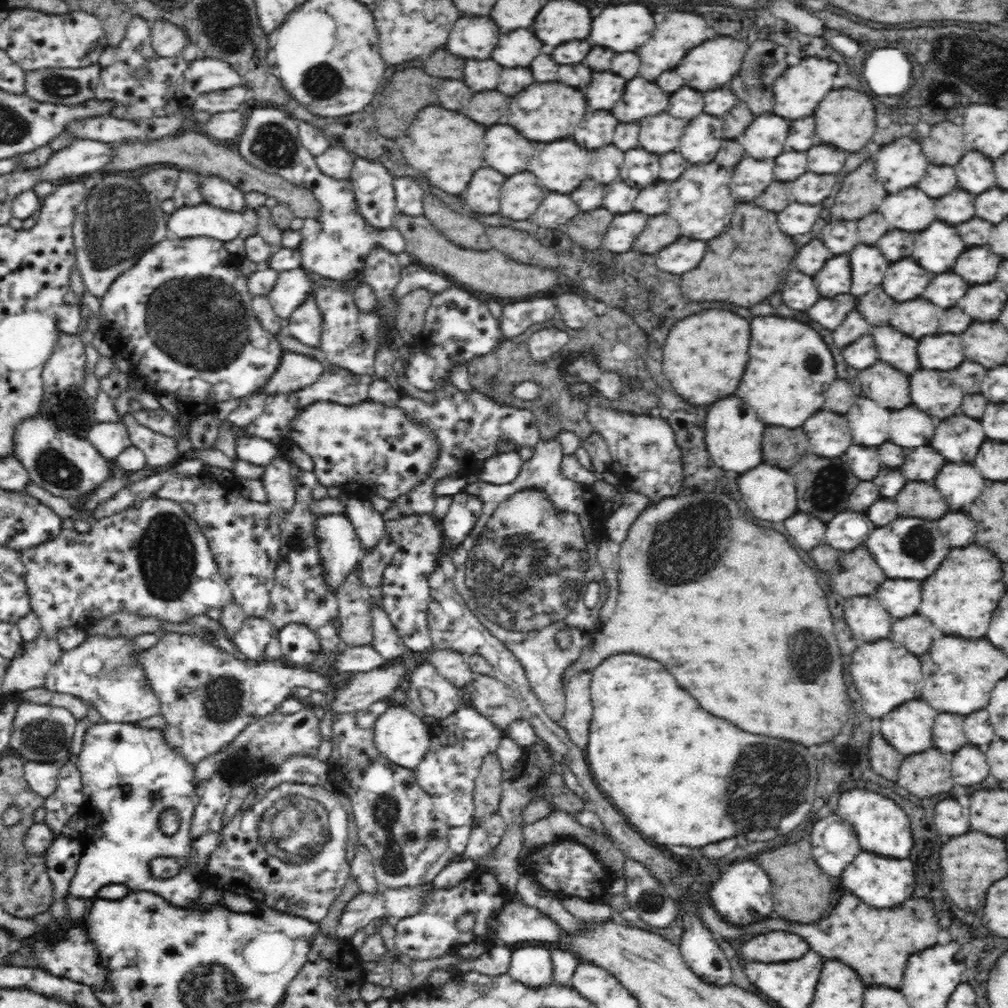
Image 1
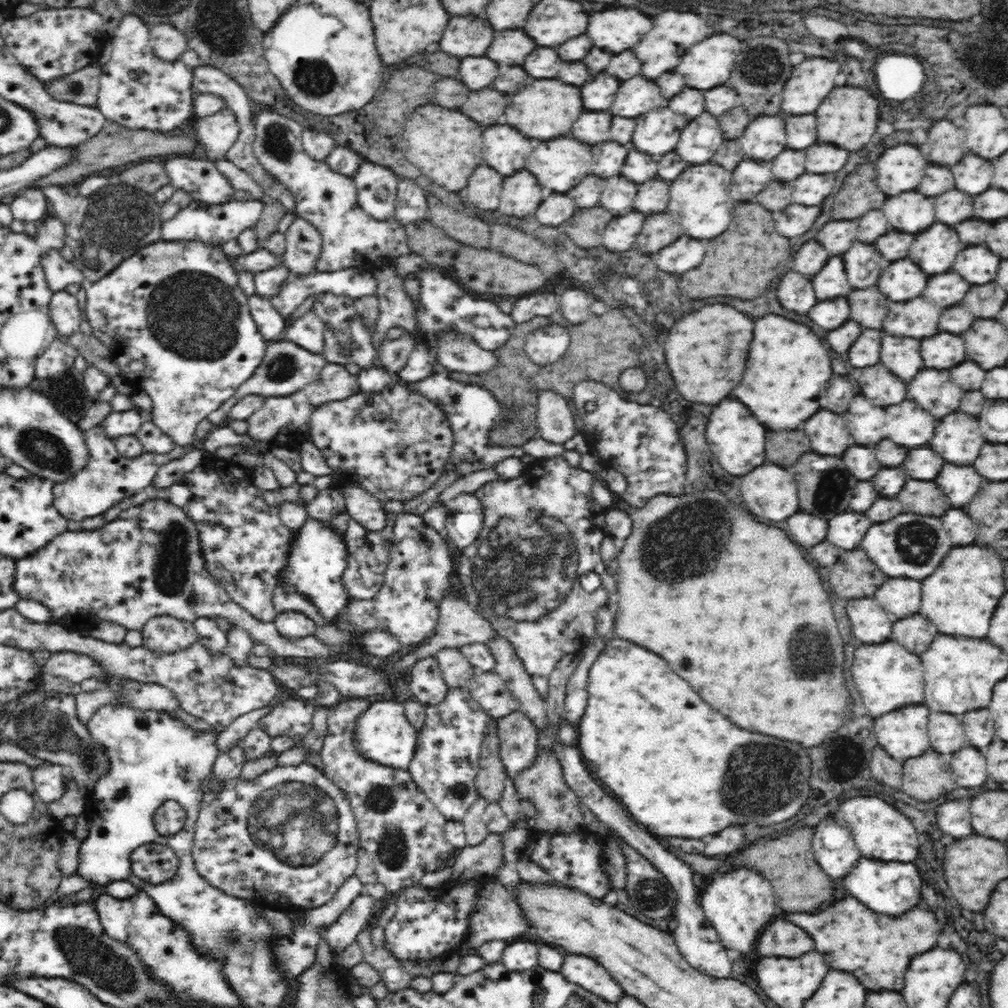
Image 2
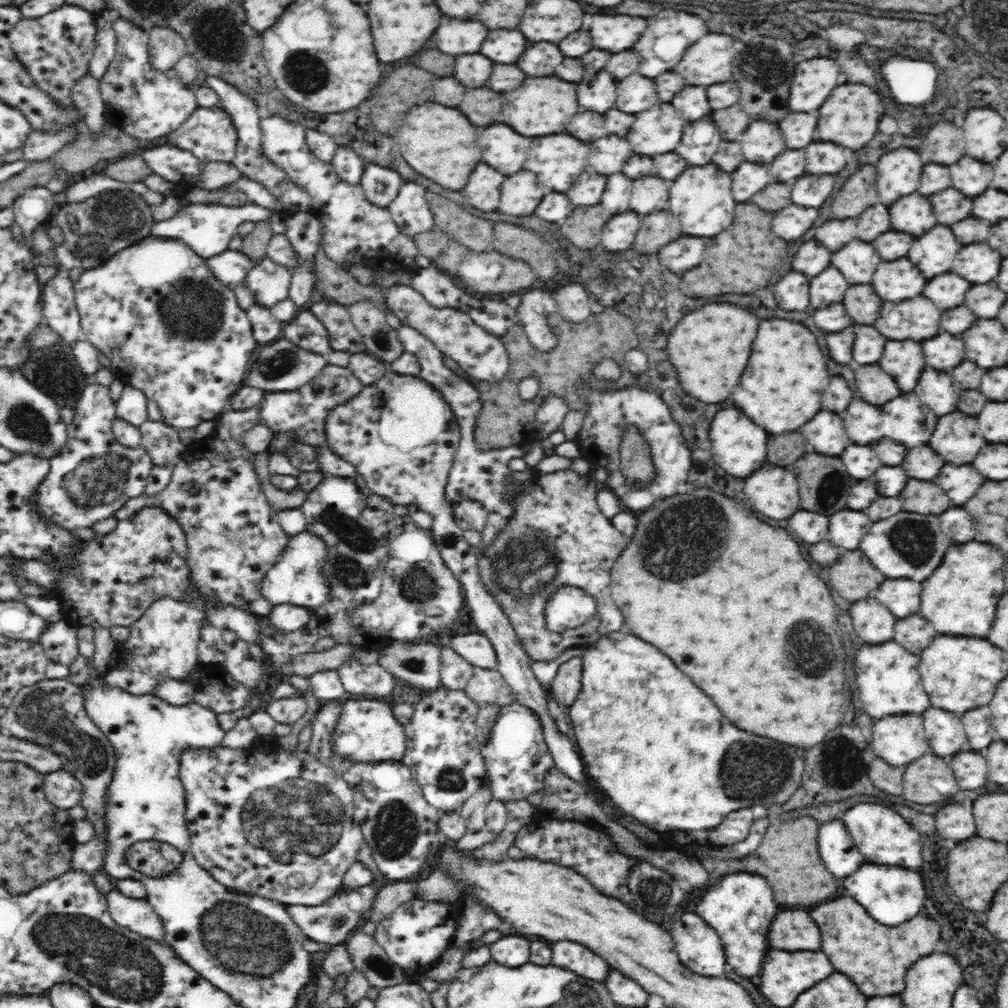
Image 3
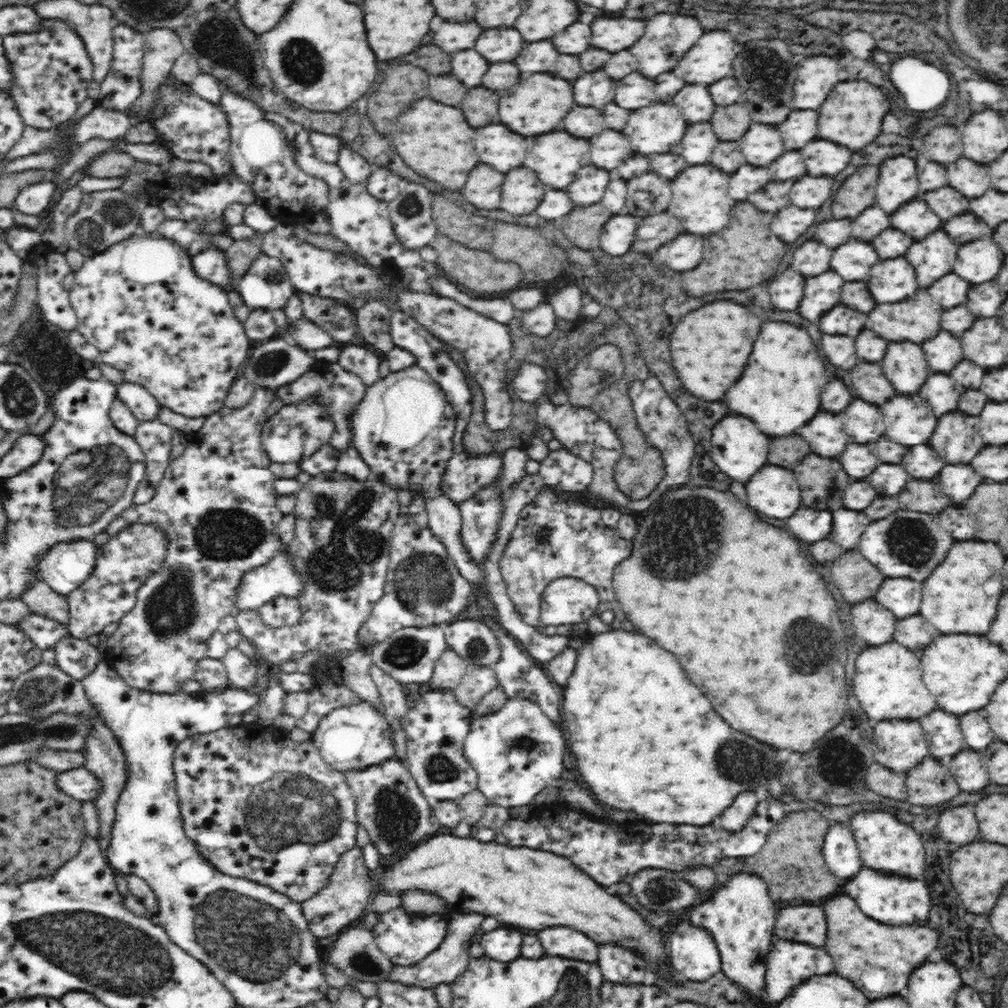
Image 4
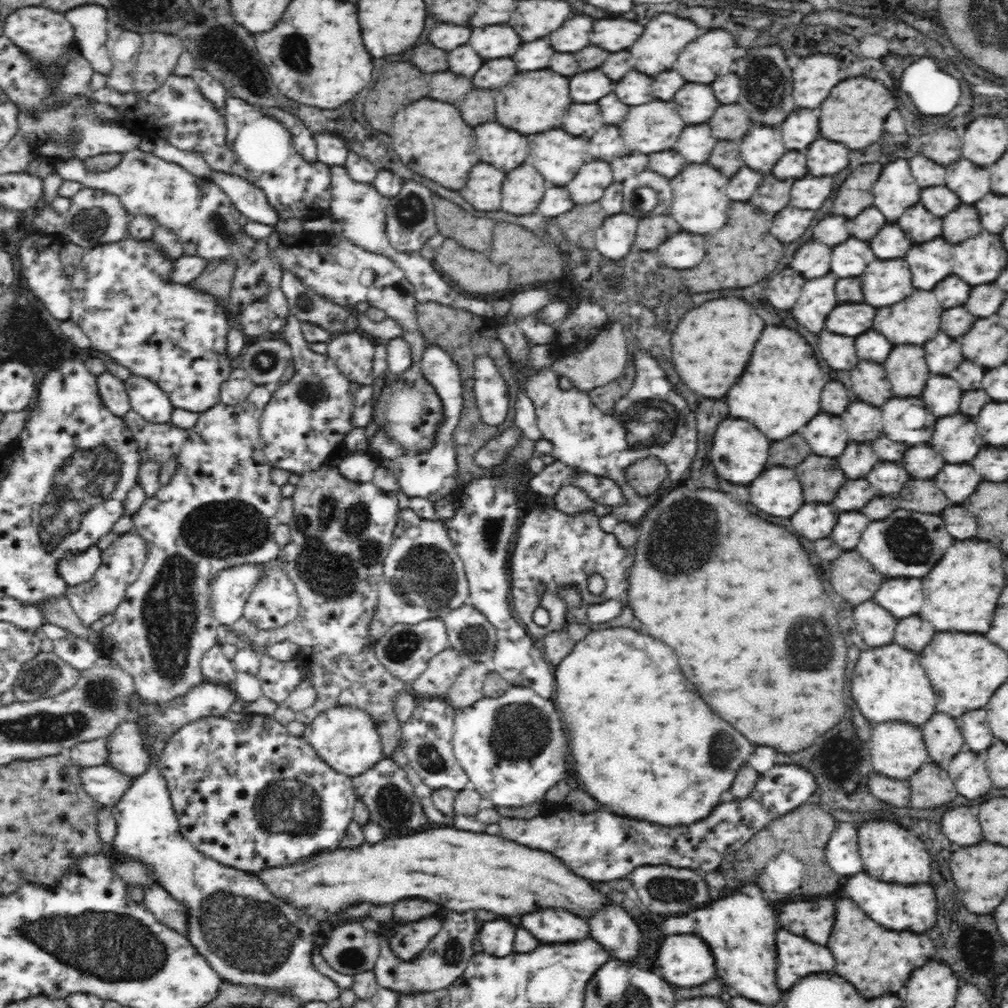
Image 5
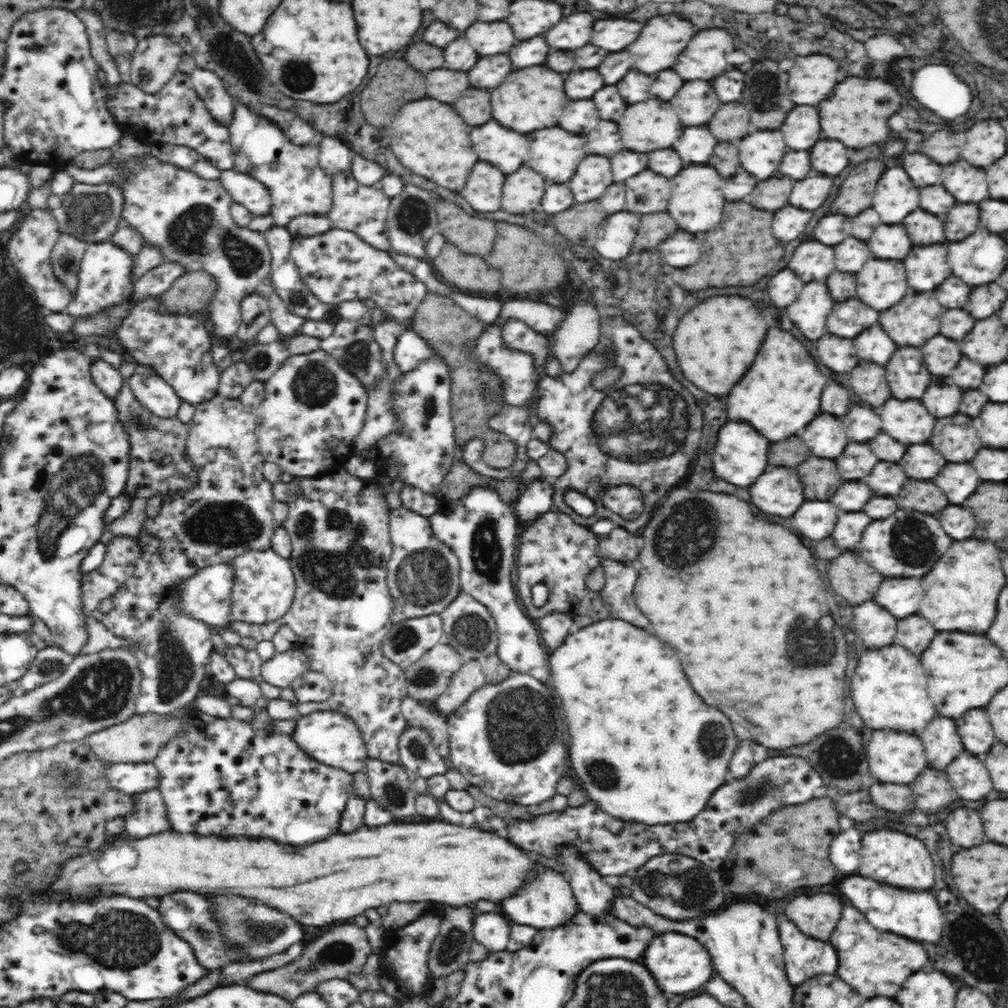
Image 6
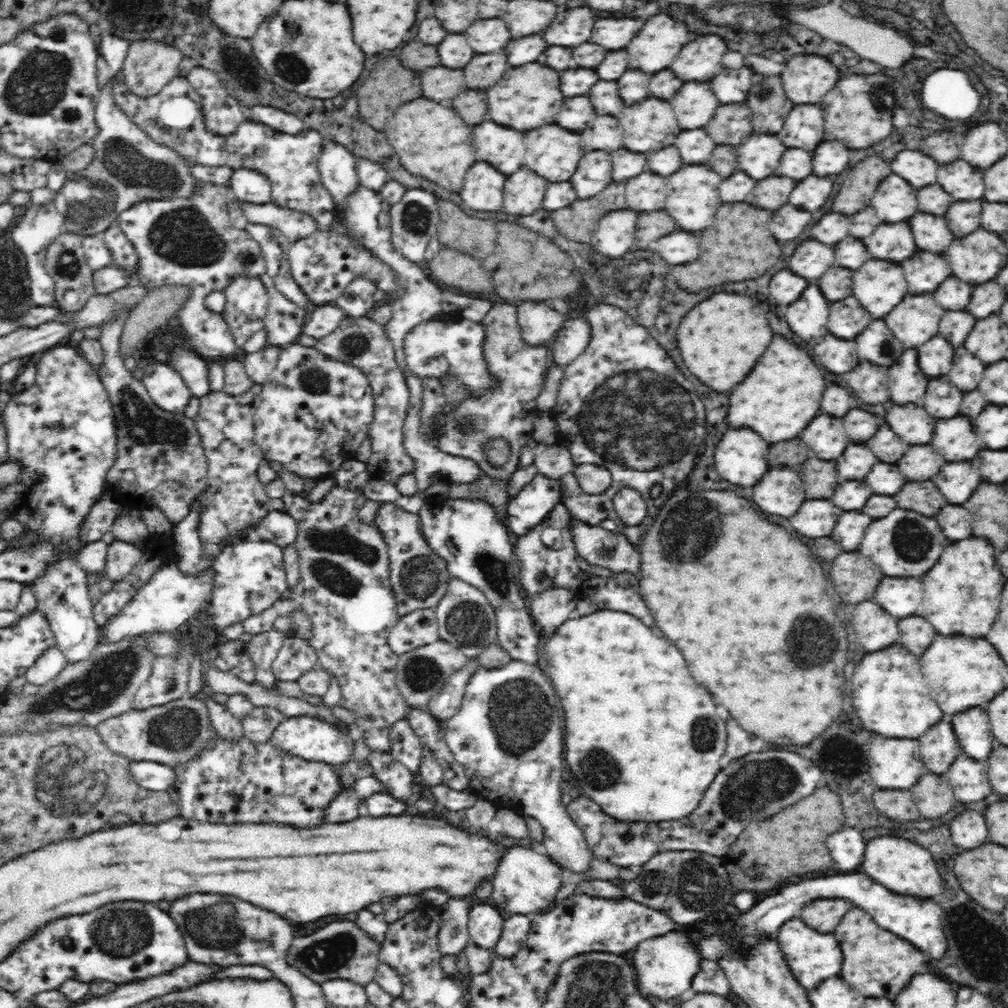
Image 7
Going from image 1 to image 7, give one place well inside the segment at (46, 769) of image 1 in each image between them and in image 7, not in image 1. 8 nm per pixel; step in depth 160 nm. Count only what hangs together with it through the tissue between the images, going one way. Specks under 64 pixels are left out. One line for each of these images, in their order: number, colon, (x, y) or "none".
2: (47, 778)
3: (60, 788)
4: (79, 783)
5: (105, 785)
6: (130, 778)
7: (150, 775)

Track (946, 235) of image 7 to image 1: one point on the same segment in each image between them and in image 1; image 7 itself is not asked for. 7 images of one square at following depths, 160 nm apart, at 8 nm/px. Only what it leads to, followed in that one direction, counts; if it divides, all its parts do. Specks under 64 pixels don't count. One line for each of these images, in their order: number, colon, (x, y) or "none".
1: (912, 210)
2: (911, 212)
3: (913, 214)
4: (916, 220)
5: (916, 222)
6: (923, 228)

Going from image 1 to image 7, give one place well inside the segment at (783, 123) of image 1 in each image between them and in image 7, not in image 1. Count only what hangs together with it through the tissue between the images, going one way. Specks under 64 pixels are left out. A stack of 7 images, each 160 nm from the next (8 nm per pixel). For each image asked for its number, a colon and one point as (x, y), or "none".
2: (764, 139)
3: (762, 141)
4: (762, 144)
5: (763, 148)
6: (760, 153)
7: (759, 155)

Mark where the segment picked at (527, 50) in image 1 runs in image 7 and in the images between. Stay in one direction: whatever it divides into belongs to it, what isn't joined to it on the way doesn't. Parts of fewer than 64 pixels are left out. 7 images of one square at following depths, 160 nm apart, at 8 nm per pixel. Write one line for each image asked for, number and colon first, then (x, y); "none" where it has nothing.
2: (511, 47)
3: (505, 46)
4: (496, 45)
5: (490, 42)
6: (488, 38)
7: (485, 36)

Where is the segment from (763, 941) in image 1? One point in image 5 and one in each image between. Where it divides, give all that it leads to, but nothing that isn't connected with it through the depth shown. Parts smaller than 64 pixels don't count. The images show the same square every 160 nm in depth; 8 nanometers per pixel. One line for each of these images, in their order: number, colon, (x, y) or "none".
2: (781, 939)
3: (795, 930)
4: (798, 923)
5: (809, 919)

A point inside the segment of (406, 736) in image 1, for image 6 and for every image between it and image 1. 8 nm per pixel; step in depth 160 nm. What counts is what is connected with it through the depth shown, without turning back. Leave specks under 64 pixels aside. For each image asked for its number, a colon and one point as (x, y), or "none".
2: (383, 734)
3: (367, 731)
4: (357, 736)
5: (346, 737)
6: (333, 738)

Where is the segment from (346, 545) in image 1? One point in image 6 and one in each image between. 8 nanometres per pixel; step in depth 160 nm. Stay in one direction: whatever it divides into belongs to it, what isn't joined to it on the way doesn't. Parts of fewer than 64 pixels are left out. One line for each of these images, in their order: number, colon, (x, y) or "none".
2: (315, 566)
3: (297, 578)
4: (279, 578)
5: (231, 588)
6: (206, 595)

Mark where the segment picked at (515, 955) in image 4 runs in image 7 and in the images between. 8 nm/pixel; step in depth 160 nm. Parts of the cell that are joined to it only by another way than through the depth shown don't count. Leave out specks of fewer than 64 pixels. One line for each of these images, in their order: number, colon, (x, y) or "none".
5: (497, 937)
6: (492, 931)
7: (485, 926)

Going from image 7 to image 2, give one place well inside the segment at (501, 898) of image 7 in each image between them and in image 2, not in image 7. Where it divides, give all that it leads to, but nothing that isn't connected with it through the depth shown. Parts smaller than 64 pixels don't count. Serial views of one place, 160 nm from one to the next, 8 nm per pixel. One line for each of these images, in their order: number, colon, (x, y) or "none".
2: (589, 974)
3: (572, 956)
4: (569, 944)
5: (549, 926)
6: (548, 901)

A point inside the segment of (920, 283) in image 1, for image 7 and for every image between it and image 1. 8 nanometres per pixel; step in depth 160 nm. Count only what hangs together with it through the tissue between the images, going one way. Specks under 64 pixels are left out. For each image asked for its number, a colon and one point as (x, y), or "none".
2: (902, 280)
3: (898, 280)
4: (890, 280)
5: (884, 283)
6: (882, 283)
7: (878, 286)

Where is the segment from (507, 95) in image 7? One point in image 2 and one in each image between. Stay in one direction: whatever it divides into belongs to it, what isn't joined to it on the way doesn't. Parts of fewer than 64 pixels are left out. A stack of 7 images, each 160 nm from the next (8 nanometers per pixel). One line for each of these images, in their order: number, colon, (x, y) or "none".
2: (545, 109)
3: (541, 106)
4: (536, 105)
5: (536, 101)
6: (531, 98)

